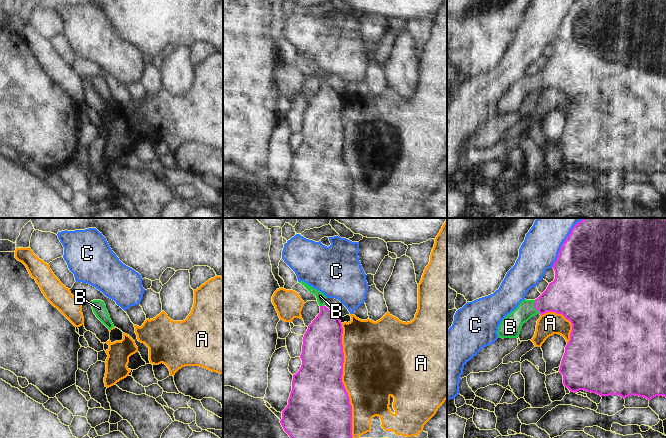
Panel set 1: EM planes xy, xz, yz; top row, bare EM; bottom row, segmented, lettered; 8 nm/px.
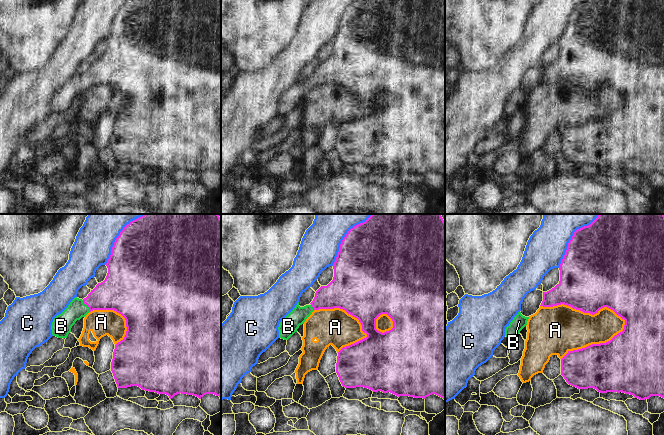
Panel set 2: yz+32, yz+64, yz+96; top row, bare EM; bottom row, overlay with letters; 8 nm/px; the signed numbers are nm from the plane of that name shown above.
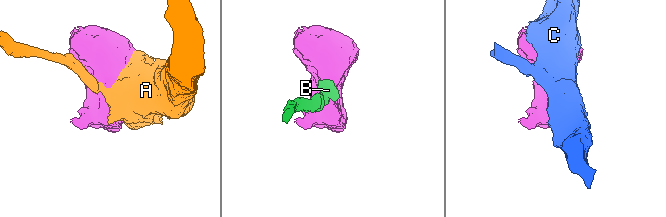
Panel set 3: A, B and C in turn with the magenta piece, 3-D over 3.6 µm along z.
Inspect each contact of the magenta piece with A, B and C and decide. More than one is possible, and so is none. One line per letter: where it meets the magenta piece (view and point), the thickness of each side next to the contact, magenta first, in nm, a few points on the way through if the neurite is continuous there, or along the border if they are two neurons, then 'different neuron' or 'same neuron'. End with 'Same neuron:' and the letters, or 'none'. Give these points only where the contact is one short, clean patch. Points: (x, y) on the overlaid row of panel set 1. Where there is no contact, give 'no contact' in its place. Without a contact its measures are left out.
A: contact xz (341, 380); calibres 480 and 460 nm; different neuron
B: contact yz (534, 307); calibres 280 and 170 nm; way yz (563, 296), (534, 307), (529, 308), (510, 327); same neuron
C: contact yz (564, 242); calibres 500 and 320 nm; different neuron
Same neuron: B

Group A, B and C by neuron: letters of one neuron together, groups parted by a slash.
A / B / C

